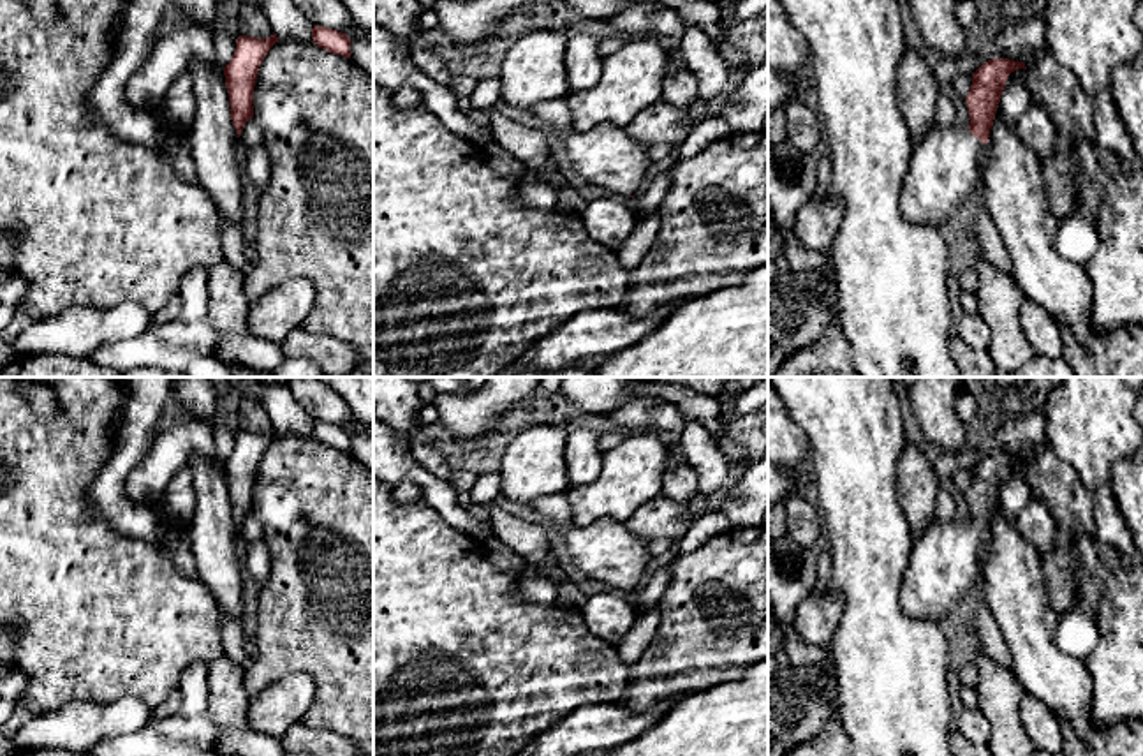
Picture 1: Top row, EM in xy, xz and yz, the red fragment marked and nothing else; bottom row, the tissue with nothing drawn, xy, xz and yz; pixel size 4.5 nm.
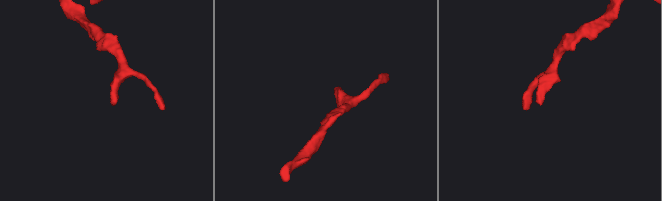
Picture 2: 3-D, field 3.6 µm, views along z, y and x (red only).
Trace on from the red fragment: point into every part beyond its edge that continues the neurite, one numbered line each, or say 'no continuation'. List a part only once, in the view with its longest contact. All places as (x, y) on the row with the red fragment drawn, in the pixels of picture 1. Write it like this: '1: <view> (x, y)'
1: yz (944, 166)

